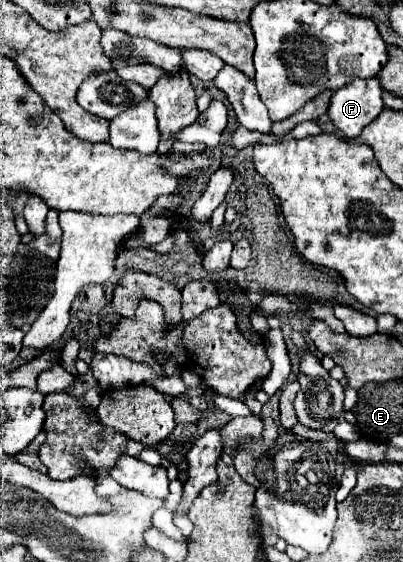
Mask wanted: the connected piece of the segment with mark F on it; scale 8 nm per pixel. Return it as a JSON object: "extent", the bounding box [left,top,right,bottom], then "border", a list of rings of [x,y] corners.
{"extent":[329,77,383,137],"border":[[[377,77],[355,79],[337,89],[331,97],[329,117],[345,137],[359,137],[361,131],[383,111],[383,89]]]}

